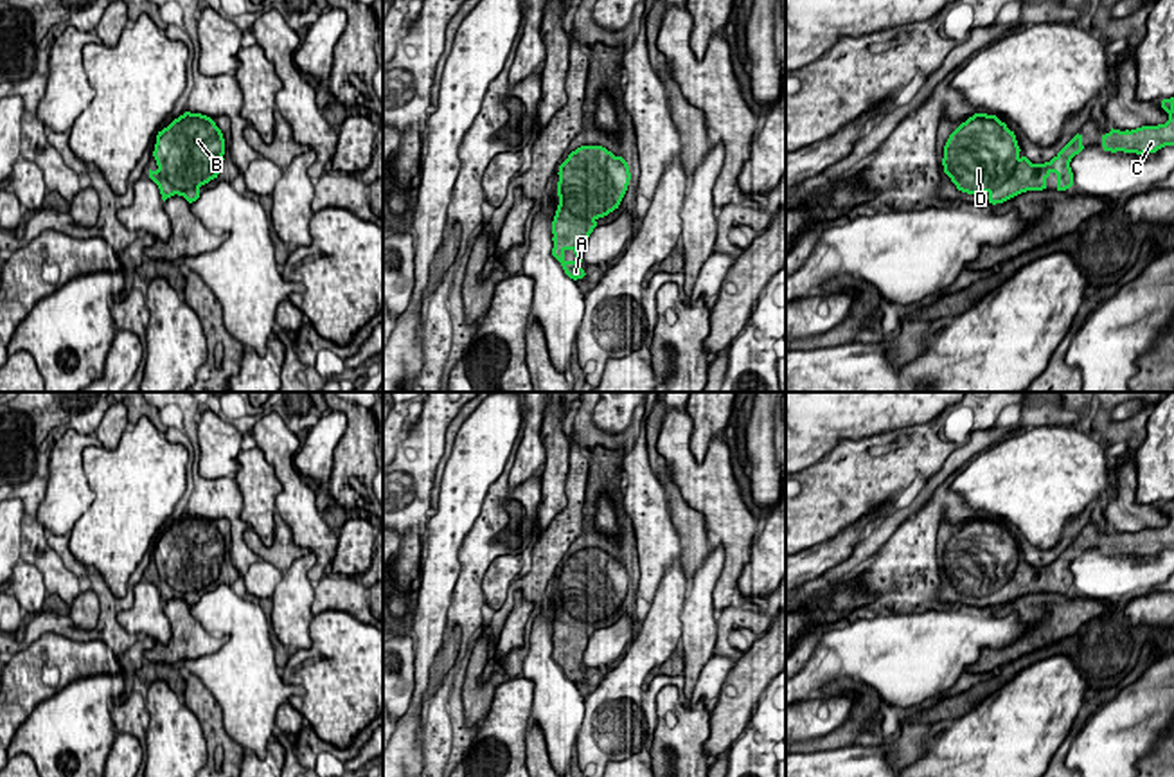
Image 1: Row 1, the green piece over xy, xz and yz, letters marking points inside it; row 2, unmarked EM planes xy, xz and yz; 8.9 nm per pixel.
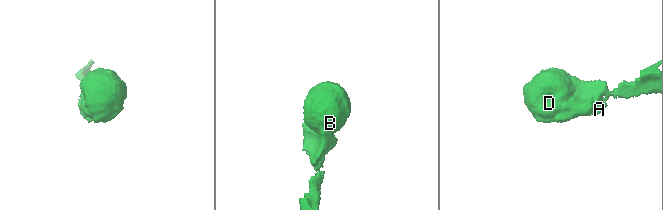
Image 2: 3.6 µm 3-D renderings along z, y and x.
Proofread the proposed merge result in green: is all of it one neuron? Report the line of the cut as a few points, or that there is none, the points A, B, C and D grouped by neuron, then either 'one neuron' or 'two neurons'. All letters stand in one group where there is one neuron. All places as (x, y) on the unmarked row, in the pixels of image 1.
no cut; A B C D; one neuron

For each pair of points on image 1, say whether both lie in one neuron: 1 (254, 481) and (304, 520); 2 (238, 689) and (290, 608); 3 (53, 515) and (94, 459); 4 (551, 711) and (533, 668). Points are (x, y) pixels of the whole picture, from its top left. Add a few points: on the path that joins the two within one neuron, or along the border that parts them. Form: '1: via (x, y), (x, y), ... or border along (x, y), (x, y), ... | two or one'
1: border along (265, 455), (281, 484), (275, 511) | two
2: border along (268, 621), (272, 630) | two
3: border along (101, 445), (83, 452), (94, 495), (83, 511) | two
4: via (551, 700), (551, 686), (543, 678) | one

